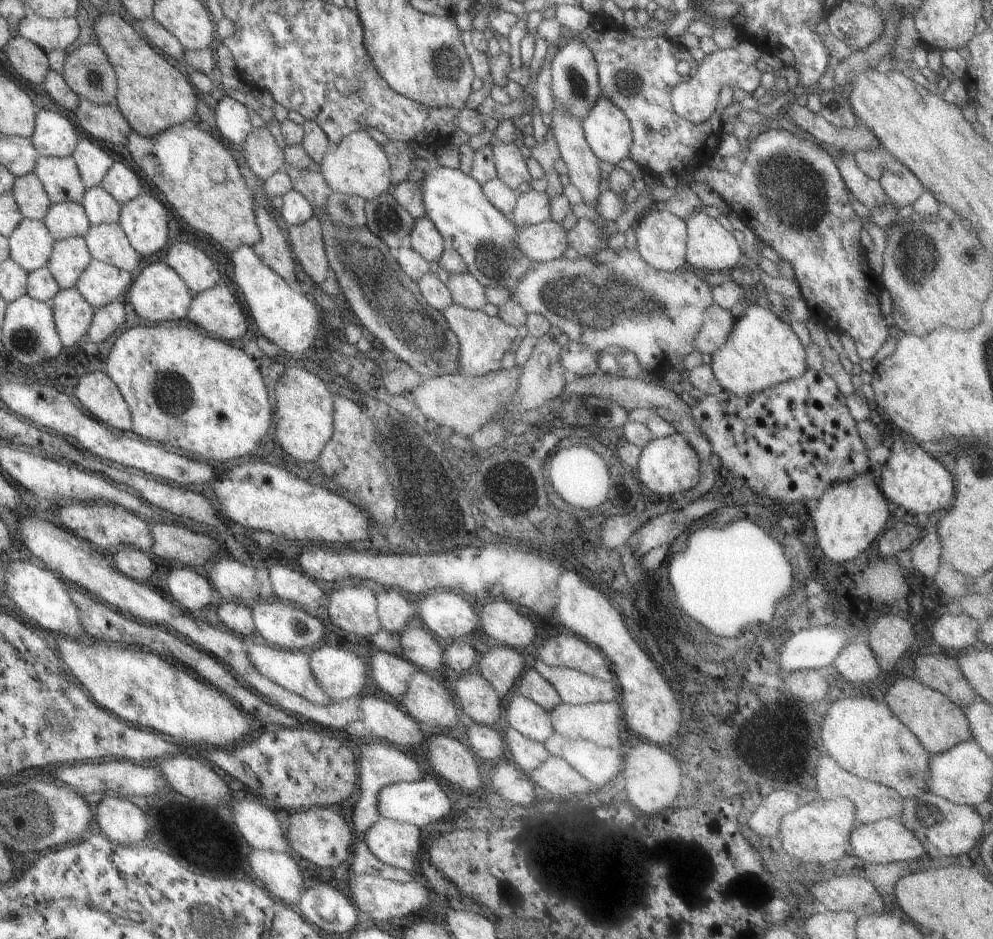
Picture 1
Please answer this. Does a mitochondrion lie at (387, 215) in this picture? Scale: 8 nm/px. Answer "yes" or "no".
yes

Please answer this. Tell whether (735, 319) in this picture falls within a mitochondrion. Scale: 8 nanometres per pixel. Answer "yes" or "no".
no

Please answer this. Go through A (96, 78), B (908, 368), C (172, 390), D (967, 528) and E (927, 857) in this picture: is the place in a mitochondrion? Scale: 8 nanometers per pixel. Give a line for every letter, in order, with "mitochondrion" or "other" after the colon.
A: mitochondrion
B: other
C: mitochondrion
D: other
E: other

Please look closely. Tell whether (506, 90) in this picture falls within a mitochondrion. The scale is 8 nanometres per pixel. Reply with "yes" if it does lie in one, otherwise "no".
no

